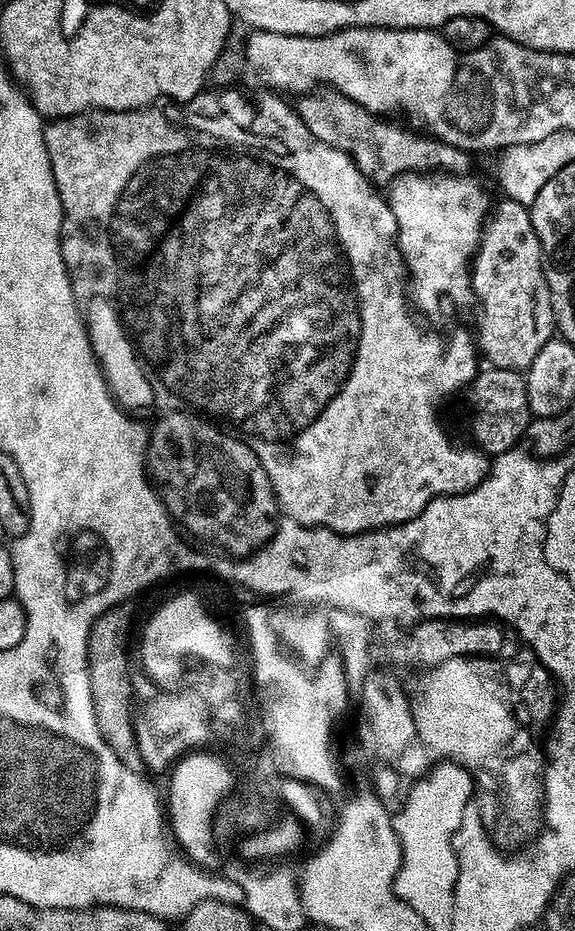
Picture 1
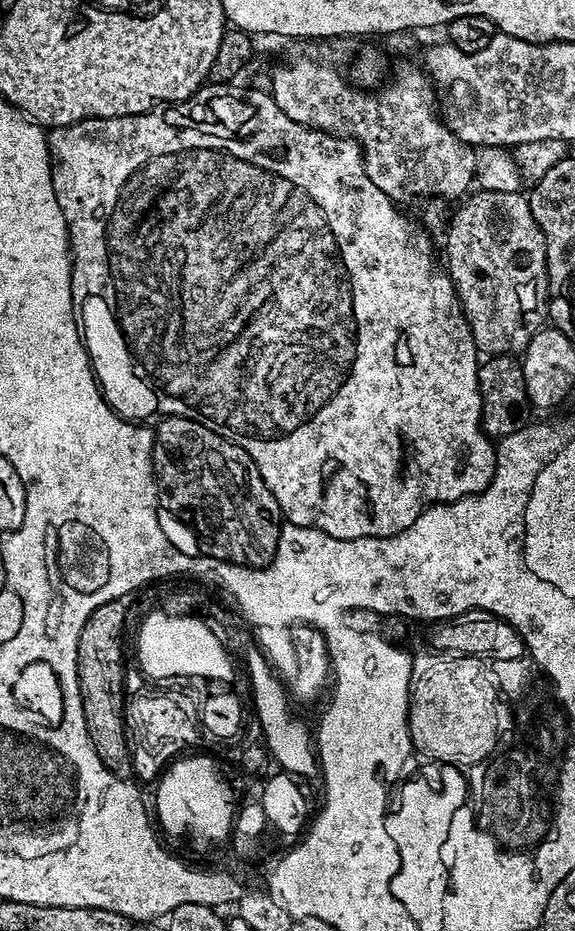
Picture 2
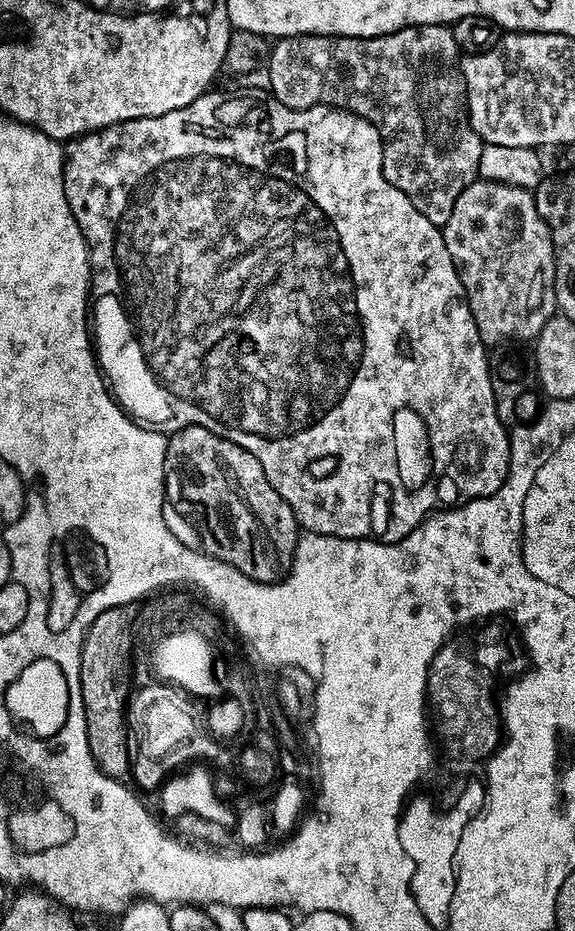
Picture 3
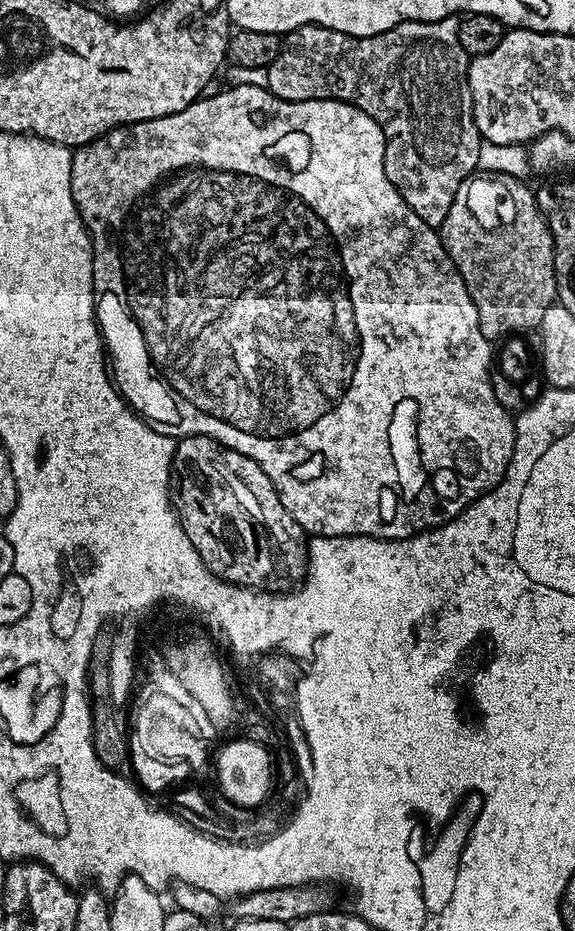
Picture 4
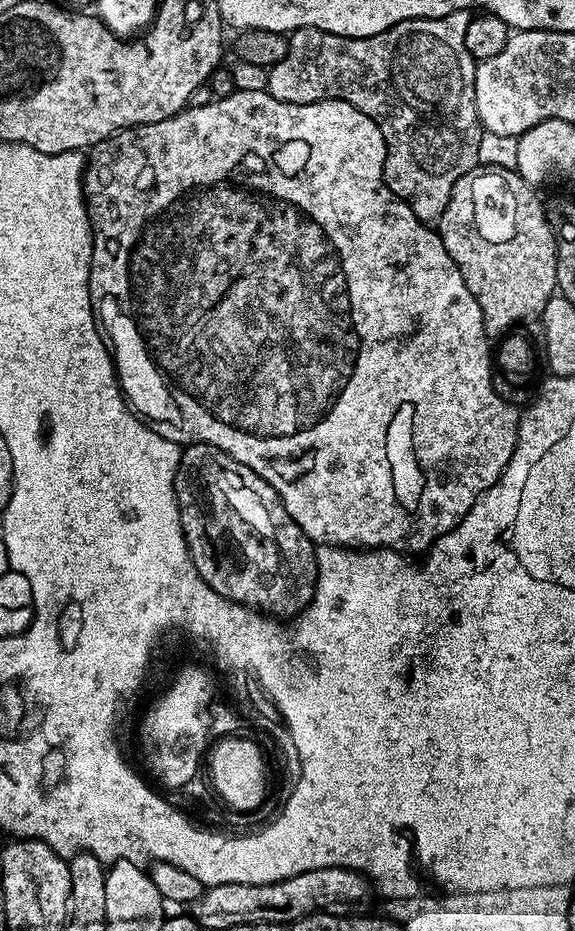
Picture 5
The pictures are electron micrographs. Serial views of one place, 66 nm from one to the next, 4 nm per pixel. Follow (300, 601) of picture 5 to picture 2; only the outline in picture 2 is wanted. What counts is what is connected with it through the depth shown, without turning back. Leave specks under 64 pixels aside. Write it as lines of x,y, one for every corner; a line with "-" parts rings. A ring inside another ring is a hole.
170,416
159,423
160,429
157,427
154,432
154,444
158,449
158,484
166,497
166,508
168,504
174,515
181,516
200,531
201,538
208,543
207,551
217,560
244,564
248,568
265,568
271,564
280,541
282,513
280,503
266,486
260,467
252,461
250,454
199,420

